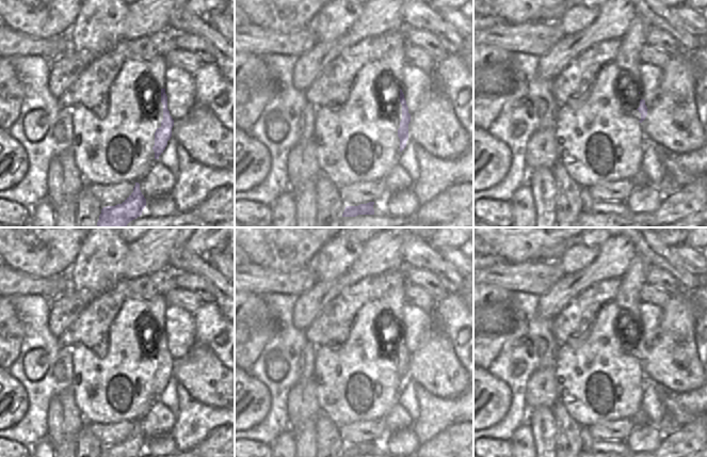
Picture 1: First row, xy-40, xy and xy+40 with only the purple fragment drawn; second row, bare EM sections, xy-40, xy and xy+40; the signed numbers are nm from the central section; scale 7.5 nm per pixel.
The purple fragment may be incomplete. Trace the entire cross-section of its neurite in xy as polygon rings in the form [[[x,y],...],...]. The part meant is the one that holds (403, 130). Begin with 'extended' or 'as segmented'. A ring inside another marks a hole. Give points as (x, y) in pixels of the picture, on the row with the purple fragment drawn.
as segmented; [[[401,89],[400,103],[402,105],[402,120],[400,122],[400,128],[398,129],[398,137],[400,139],[400,152],[402,152],[406,147],[406,141],[408,140],[408,124],[411,122],[411,114],[408,113],[408,107]]]

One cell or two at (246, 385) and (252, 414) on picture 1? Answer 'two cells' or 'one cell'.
one cell

